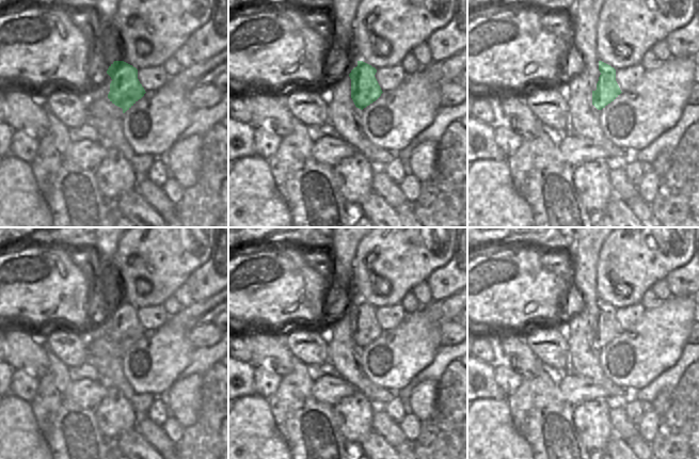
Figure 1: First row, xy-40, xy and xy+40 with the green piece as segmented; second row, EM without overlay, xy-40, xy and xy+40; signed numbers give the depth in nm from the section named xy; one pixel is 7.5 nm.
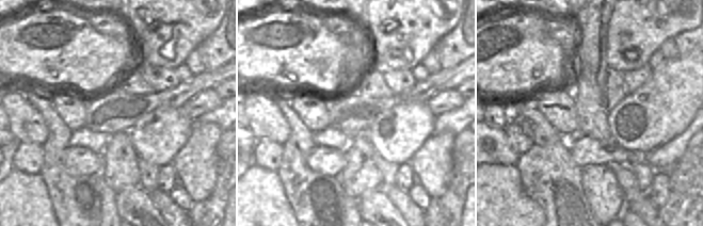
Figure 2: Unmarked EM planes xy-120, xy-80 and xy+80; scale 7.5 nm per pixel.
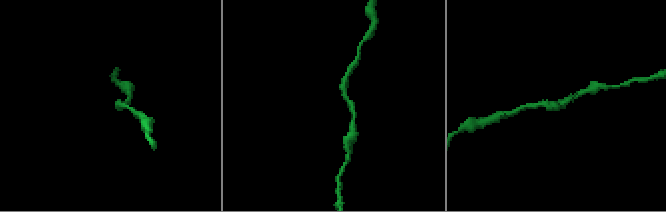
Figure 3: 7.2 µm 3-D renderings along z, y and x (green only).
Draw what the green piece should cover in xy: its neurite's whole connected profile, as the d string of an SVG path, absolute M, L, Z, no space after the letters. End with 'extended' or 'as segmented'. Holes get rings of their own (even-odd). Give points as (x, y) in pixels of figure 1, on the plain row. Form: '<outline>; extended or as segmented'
M358 300L358 305L349 313L351 337L361 349L376 341L383 332L375 316L376 312L377 308L371 304Z; as segmented

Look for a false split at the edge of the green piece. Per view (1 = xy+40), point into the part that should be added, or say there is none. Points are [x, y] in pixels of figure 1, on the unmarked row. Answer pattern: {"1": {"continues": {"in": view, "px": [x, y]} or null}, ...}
{"1": {"continues": null}}

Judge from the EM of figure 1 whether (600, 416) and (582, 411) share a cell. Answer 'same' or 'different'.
same

